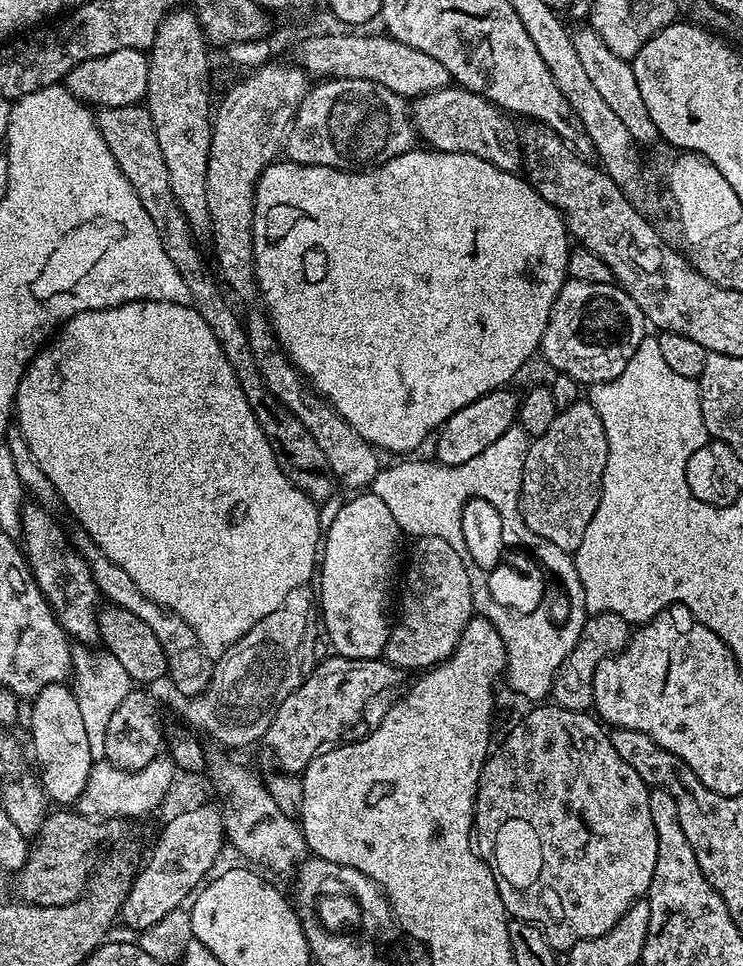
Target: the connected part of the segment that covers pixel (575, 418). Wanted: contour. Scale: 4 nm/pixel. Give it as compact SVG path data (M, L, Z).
M580 399L577 404L569 408L562 408L557 411L554 422L550 425L550 430L546 430L546 434L535 437L528 445L528 453L526 454L526 462L524 463L524 473L522 474L522 486L520 487L520 515L524 517L524 524L534 530L534 534L538 534L546 542L550 542L554 546L558 546L563 552L569 554L575 553L578 546L582 546L582 538L586 538L586 526L590 526L590 518L594 518L594 510L598 510L600 505L600 497L602 495L602 485L606 480L608 471L608 439L606 438L606 430L604 422L598 410L587 399Z

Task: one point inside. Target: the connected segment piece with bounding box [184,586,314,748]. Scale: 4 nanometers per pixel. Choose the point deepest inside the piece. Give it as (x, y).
(253, 677)

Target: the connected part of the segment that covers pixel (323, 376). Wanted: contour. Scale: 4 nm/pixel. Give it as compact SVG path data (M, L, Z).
M423 150L424 152L400 152L389 155L383 162L375 166L365 167L363 170L345 170L343 168L331 168L330 166L314 166L313 164L293 164L291 162L273 162L261 172L256 180L256 195L252 198L252 263L256 265L256 287L259 295L264 295L264 308L266 319L272 325L272 333L284 349L284 355L291 360L292 365L299 370L301 377L323 399L332 409L338 413L346 423L351 426L367 444L384 452L412 452L424 439L431 437L462 406L470 406L478 398L482 398L488 392L495 392L496 389L511 385L511 380L520 372L520 367L533 355L537 355L542 334L548 325L550 310L562 290L564 281L569 279L568 274L568 253L570 251L570 237L568 227L564 225L564 217L559 210L550 206L542 194L532 189L523 175L516 172L507 172L474 154L458 154L457 152L438 152L435 150Z

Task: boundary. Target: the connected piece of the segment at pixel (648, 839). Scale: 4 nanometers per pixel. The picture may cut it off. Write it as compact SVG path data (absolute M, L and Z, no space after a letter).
M544 702L533 712L528 712L508 732L504 745L493 751L484 761L484 769L480 772L480 783L476 786L476 811L474 813L474 828L478 840L484 843L482 856L491 868L498 894L504 903L504 911L509 917L525 920L535 924L544 931L548 945L557 950L567 950L580 940L598 938L606 934L622 918L622 914L631 904L647 897L648 887L654 878L654 862L658 862L658 838L654 830L654 818L650 818L649 785L634 770L634 766L626 766L614 750L614 742L609 729L595 715L588 712L575 712L560 708L554 702Z

